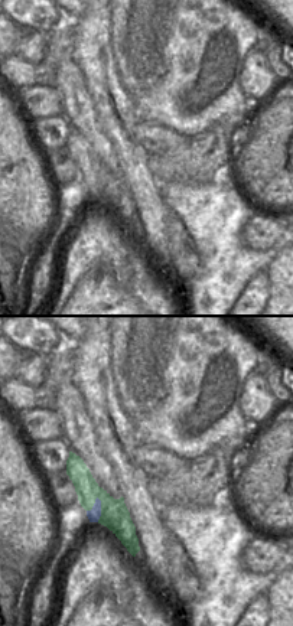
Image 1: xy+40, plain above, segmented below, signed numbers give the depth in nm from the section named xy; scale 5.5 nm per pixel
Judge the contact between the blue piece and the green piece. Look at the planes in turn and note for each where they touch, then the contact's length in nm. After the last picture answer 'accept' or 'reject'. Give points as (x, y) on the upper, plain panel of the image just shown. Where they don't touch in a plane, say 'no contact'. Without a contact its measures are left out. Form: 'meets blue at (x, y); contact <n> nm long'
meets blue at (100, 186); contact 140 nm long

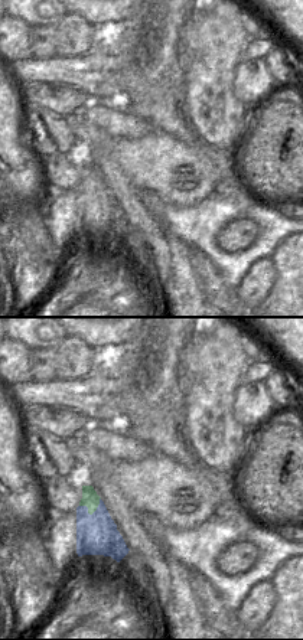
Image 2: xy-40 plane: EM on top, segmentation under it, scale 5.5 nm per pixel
meets blue at (93, 190); contact 130 nm long

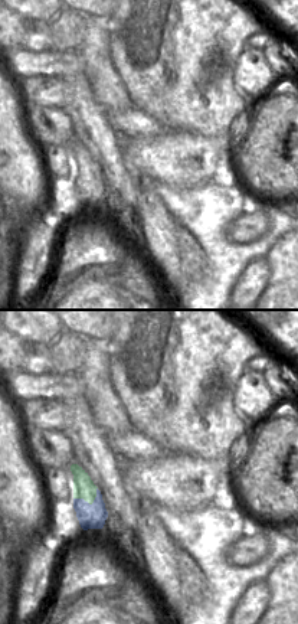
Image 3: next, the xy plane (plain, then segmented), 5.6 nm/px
meets blue at (88, 180); contact 150 nm long

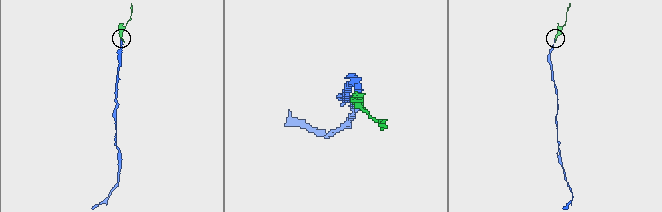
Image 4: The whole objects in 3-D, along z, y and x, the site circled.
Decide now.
reject

